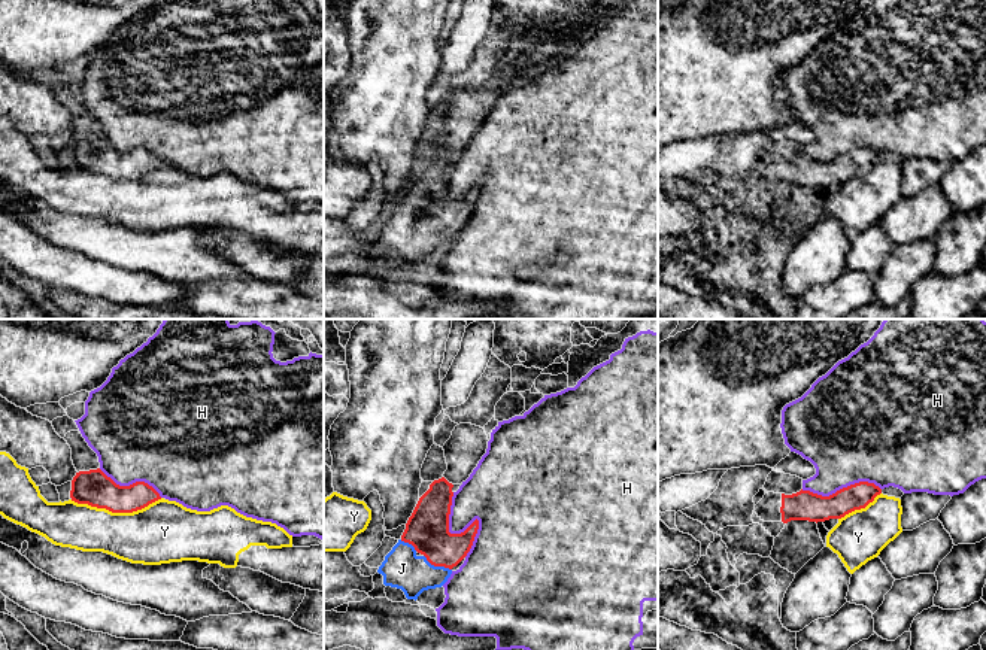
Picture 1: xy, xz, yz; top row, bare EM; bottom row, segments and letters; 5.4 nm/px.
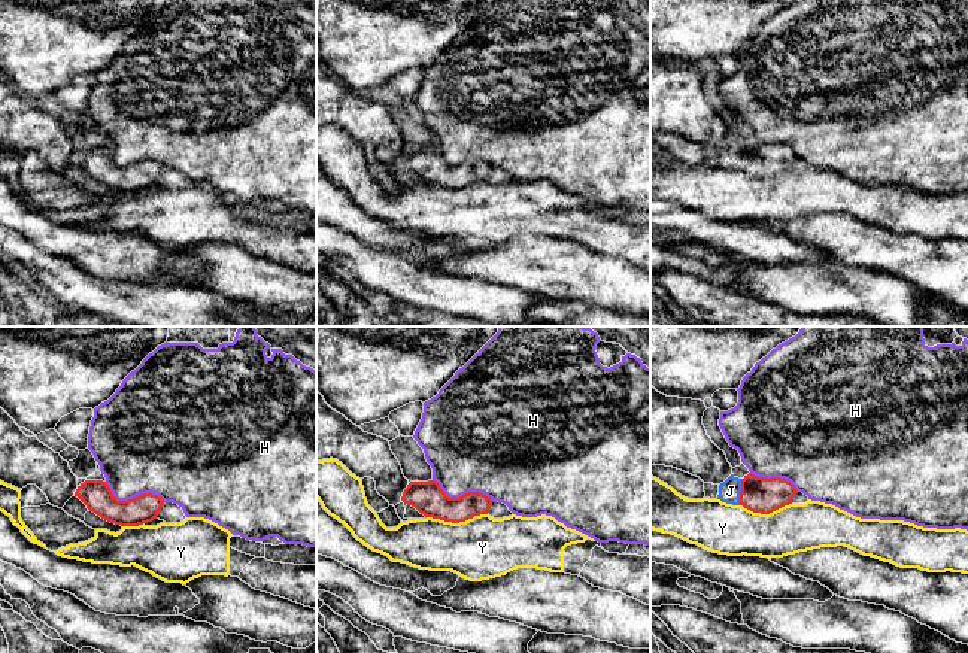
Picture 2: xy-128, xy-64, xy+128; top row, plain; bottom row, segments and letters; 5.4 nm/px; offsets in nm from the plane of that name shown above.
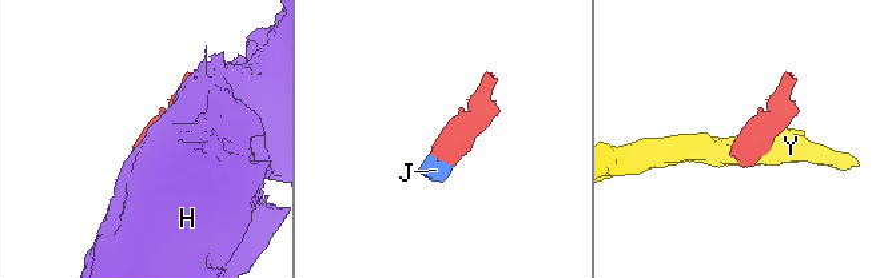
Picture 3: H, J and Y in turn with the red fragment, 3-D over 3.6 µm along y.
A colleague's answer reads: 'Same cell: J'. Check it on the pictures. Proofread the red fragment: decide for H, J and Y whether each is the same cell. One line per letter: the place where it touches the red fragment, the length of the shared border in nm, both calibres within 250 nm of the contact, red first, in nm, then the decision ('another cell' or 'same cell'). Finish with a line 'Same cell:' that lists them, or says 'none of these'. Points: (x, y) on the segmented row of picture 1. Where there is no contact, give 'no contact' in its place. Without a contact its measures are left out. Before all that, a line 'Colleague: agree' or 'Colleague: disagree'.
Colleague: agree
H: xz (463, 532) | 360 nm | 240/360 nm | another cell
J: xz (437, 565) | 170 nm | 240/220 nm | same cell
Y: xy (115, 512) | 500 nm | 190/320 nm | another cell
Same cell: J

